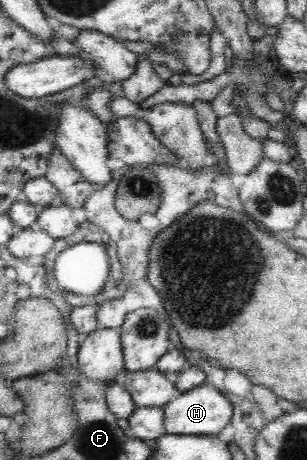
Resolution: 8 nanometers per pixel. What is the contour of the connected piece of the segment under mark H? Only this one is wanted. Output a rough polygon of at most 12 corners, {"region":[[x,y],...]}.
{"region":[[201,385],[162,408],[167,435],[216,436],[233,415]]}

